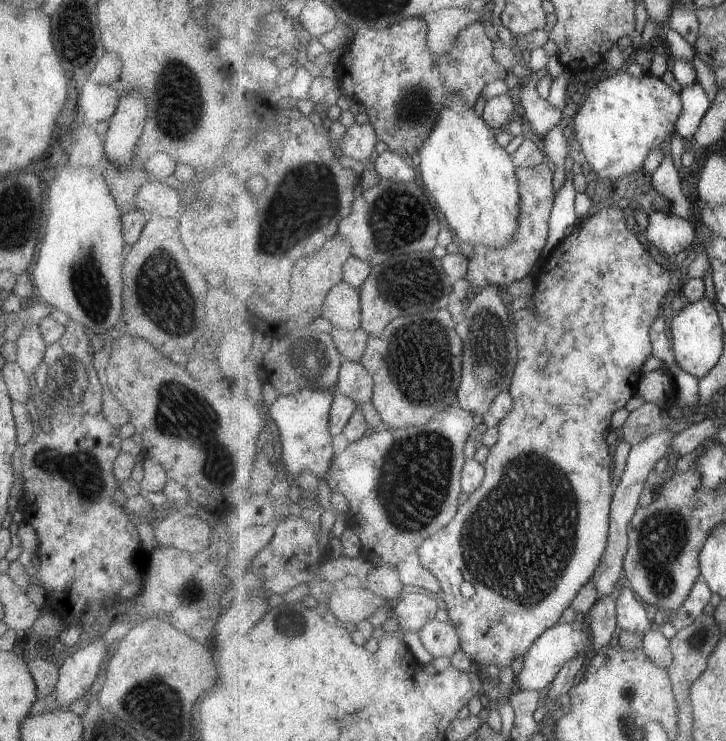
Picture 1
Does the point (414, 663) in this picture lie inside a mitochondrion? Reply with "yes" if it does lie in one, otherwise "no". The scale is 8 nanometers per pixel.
no

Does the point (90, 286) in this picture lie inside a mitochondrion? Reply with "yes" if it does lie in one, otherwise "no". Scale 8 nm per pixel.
yes

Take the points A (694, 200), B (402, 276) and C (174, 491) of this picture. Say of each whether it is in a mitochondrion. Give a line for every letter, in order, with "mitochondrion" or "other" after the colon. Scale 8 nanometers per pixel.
A: other
B: mitochondrion
C: other

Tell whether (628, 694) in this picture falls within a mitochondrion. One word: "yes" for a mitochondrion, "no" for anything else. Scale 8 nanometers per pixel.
yes

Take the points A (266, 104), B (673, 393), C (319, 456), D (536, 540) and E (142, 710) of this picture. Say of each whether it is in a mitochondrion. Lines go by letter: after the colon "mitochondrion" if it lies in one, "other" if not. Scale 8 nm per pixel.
A: other
B: other
C: other
D: mitochondrion
E: mitochondrion

